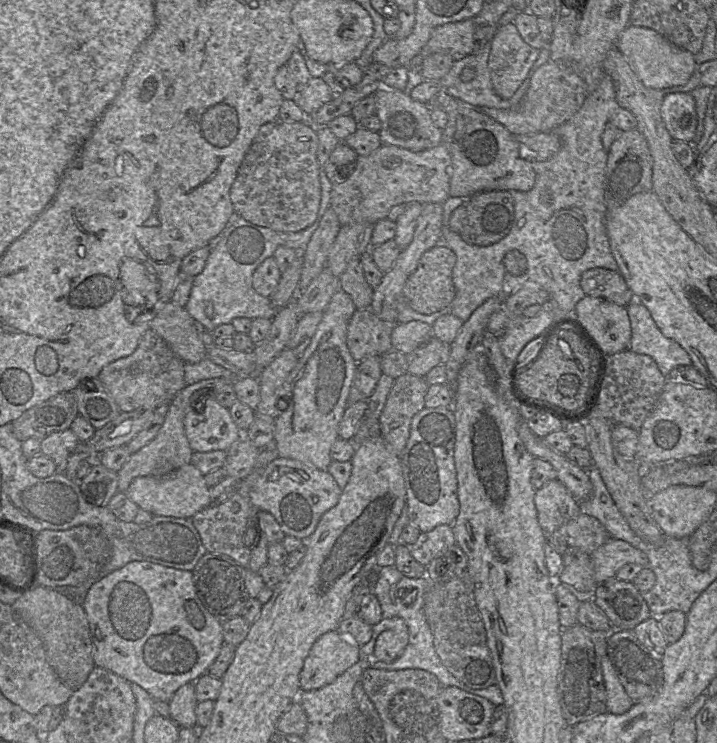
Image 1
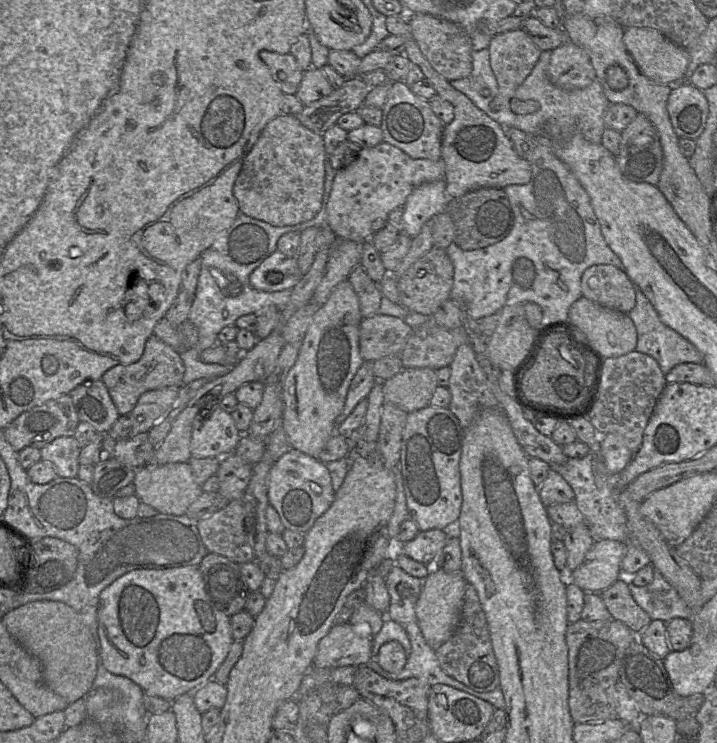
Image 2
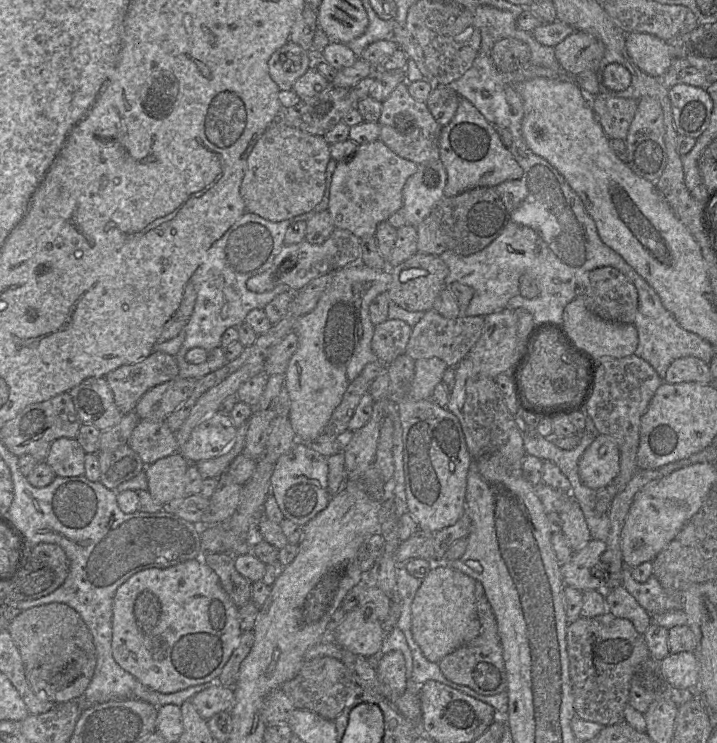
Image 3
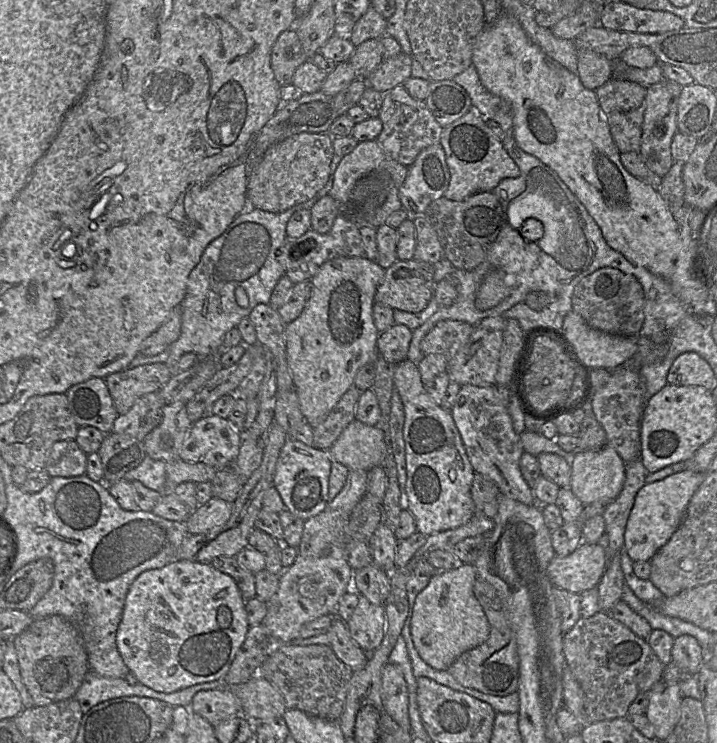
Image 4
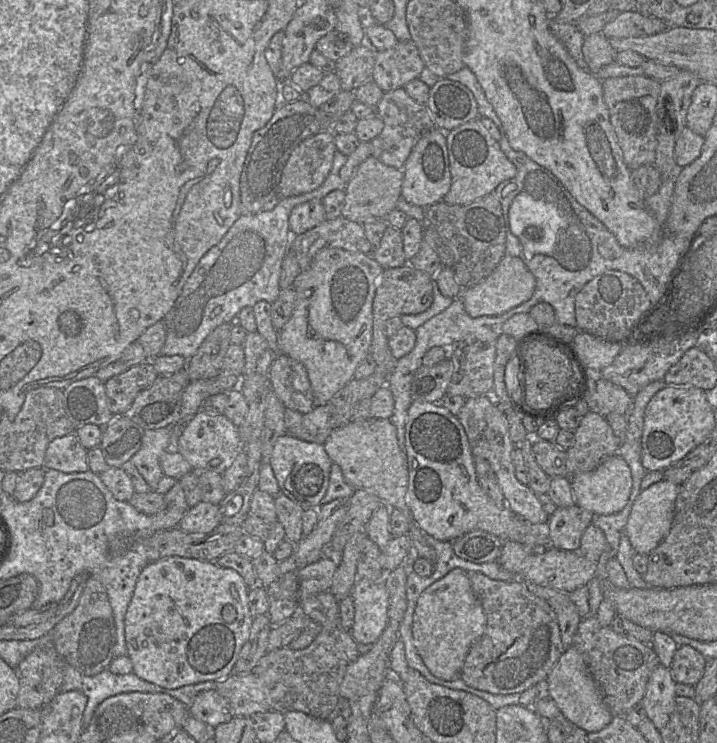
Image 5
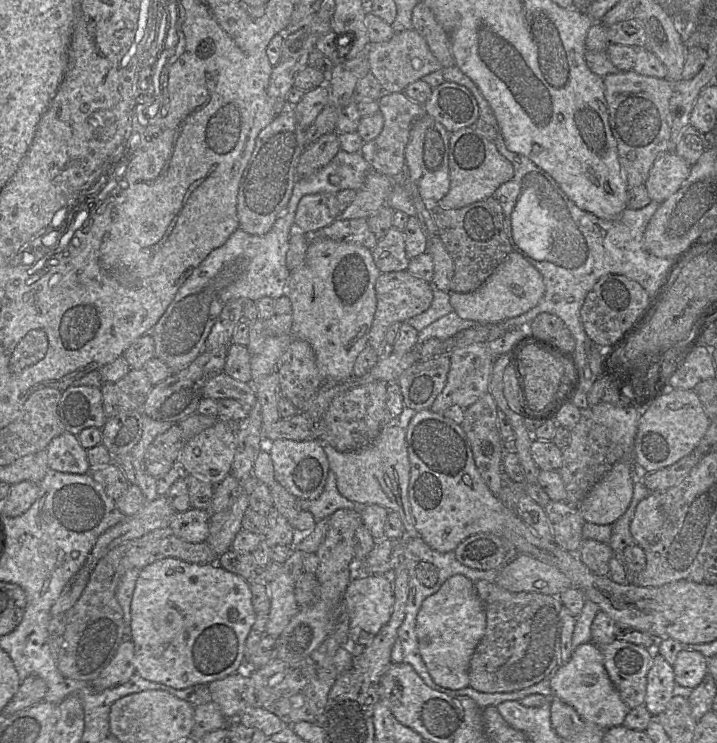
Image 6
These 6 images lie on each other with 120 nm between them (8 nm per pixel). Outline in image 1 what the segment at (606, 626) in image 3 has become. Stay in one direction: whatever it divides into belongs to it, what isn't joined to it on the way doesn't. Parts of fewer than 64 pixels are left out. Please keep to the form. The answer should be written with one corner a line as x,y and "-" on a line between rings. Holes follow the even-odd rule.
579,623
562,629
561,665
558,674
559,698
567,725
573,727
607,713
601,658
607,654
610,633
590,630

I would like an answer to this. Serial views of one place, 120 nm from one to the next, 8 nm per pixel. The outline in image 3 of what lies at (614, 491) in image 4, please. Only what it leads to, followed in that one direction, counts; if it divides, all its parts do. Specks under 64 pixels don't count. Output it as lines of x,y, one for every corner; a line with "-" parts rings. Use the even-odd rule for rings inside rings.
599,434
579,460
578,472
582,483
598,491
612,483
619,471
620,452
615,440

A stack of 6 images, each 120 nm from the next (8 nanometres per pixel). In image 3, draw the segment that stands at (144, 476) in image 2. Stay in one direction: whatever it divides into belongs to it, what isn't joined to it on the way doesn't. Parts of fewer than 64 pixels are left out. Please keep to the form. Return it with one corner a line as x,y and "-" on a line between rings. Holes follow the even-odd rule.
177,452
146,465
148,491
161,504
185,495
185,476
190,462

